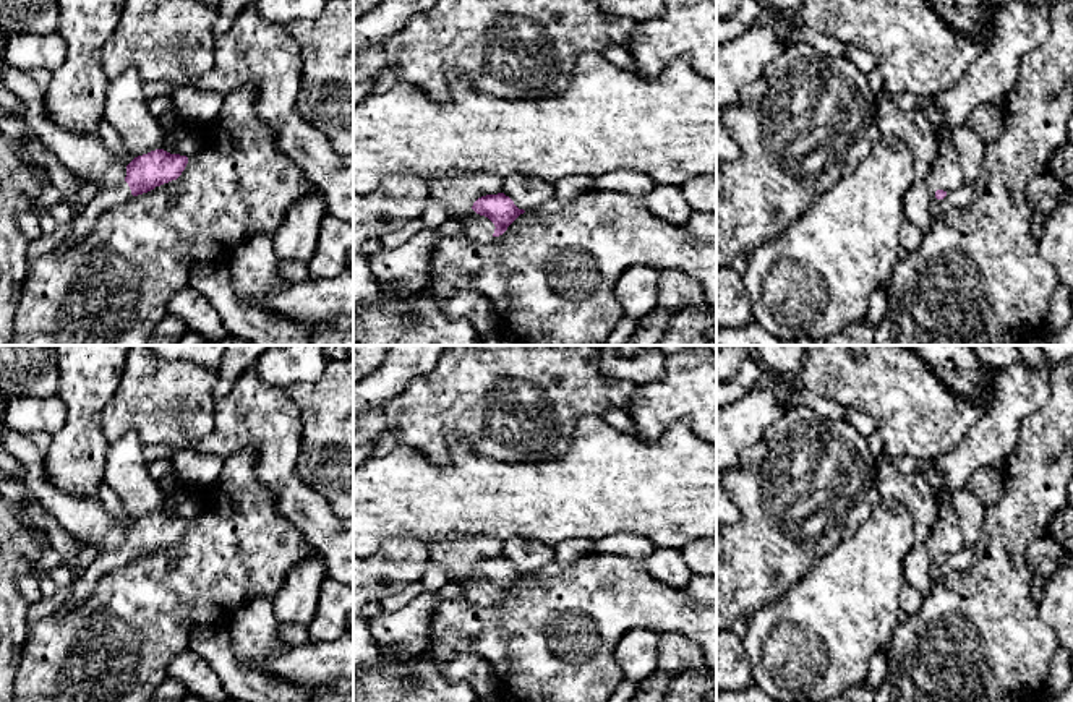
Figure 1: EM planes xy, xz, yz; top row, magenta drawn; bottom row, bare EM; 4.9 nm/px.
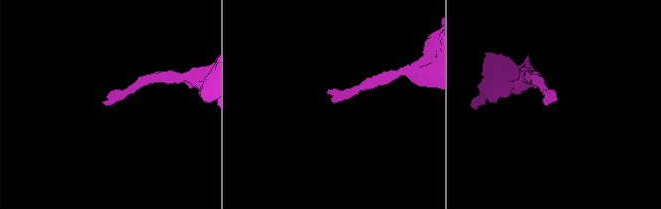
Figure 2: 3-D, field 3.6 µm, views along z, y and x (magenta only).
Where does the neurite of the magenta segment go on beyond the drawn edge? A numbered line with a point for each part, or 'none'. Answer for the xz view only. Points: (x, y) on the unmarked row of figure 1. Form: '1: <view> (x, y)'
1: xz (478, 590)

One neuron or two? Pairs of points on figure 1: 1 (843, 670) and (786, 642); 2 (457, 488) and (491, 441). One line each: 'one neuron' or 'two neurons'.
1: one neuron
2: two neurons

